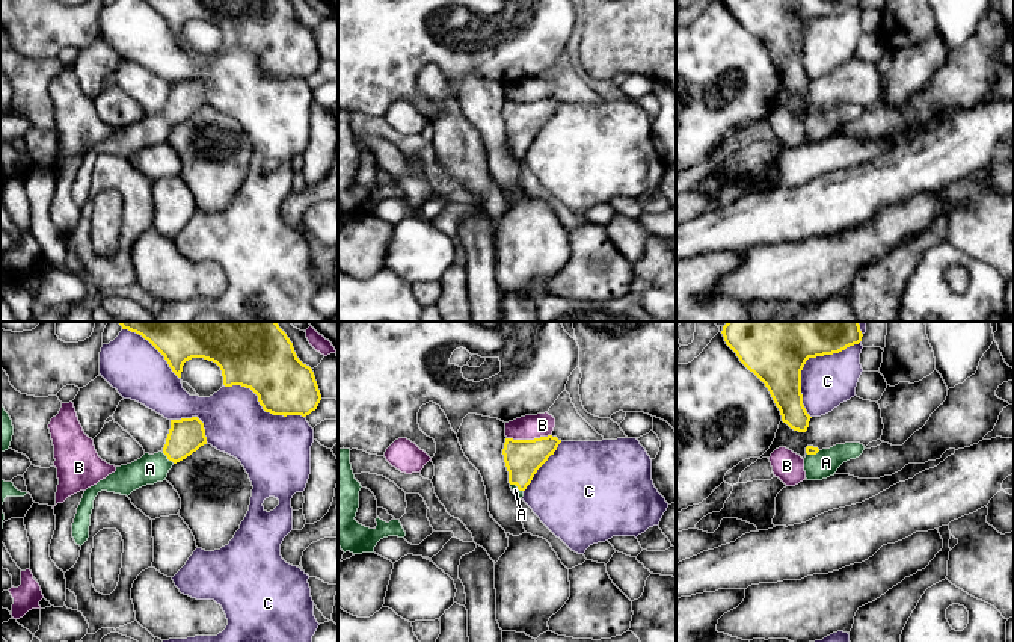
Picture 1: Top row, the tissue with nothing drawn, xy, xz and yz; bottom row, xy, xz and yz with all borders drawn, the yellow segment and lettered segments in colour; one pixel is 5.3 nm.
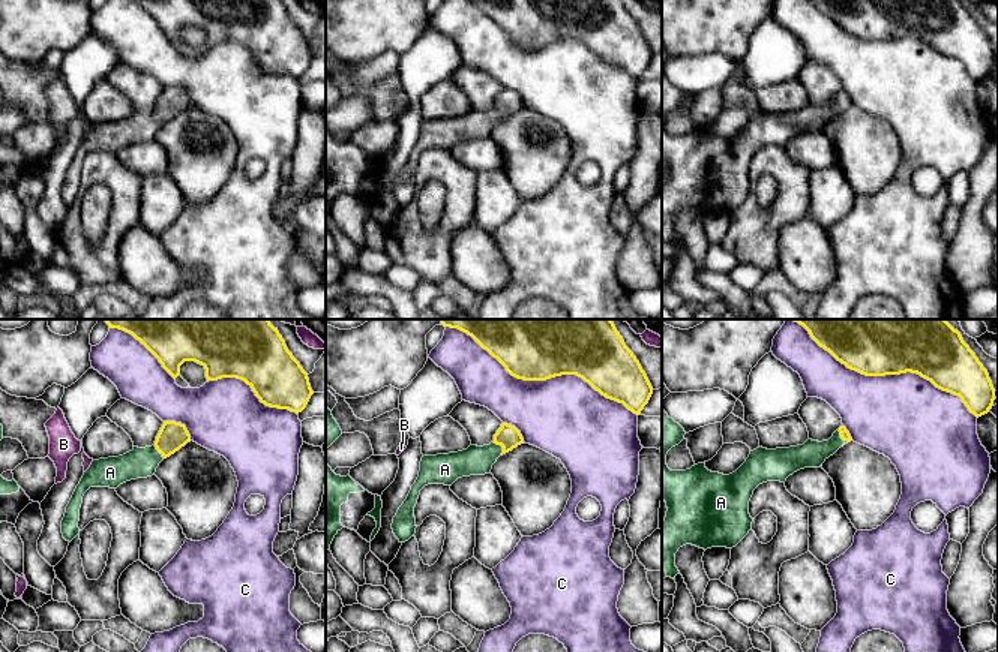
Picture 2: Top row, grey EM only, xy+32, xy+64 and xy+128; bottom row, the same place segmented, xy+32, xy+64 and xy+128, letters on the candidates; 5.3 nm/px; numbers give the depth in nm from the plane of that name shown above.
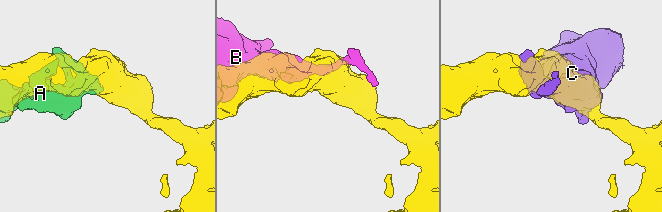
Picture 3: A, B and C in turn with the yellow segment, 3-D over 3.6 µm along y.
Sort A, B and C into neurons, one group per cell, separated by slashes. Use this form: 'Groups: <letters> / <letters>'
Groups: A / B / C

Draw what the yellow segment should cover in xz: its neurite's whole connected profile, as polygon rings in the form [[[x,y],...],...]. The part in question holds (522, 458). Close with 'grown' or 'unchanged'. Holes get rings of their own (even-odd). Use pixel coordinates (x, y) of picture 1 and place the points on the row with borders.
[[[552,435],[534,440],[505,438],[502,455],[509,471],[509,483],[516,497],[524,497],[524,491],[534,474],[554,455],[560,443],[561,440]]]; grown

